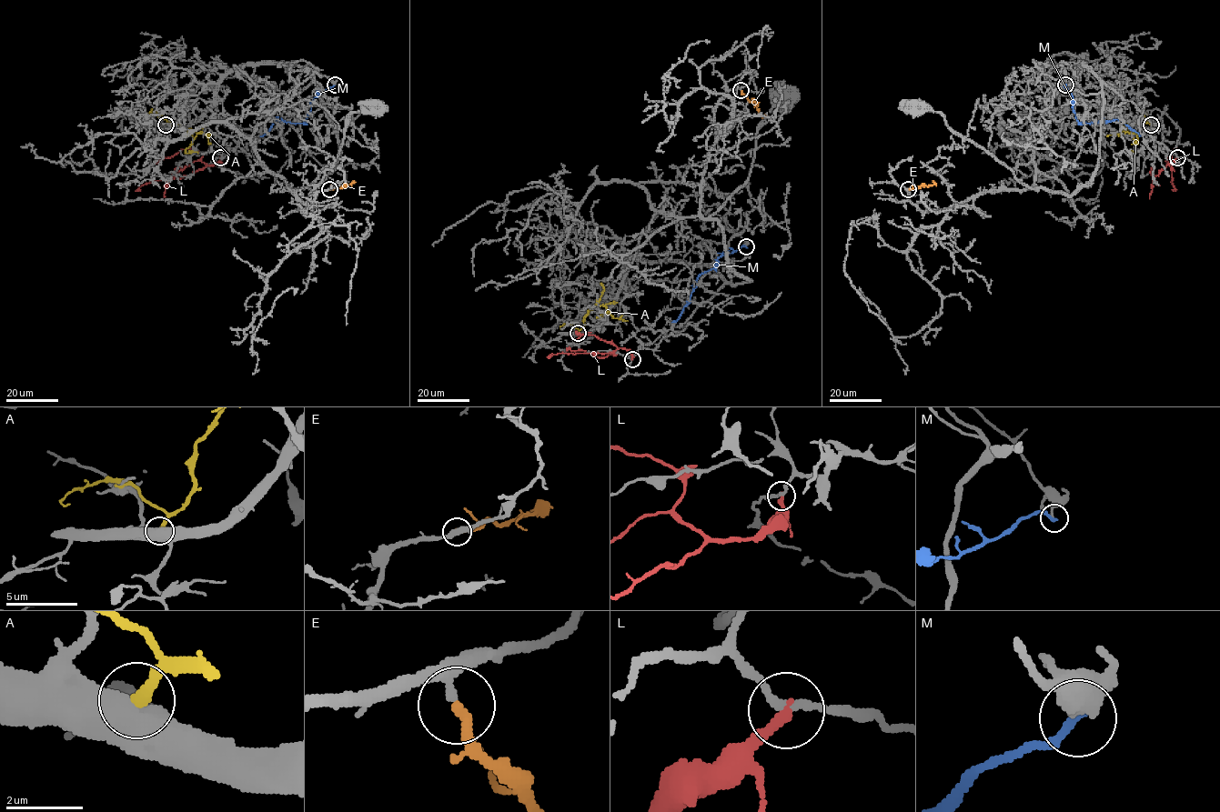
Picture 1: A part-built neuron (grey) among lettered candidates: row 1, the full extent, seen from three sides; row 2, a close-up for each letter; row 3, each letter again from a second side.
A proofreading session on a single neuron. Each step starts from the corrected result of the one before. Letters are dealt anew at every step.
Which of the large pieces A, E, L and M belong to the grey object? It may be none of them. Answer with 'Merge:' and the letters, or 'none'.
Merge: E

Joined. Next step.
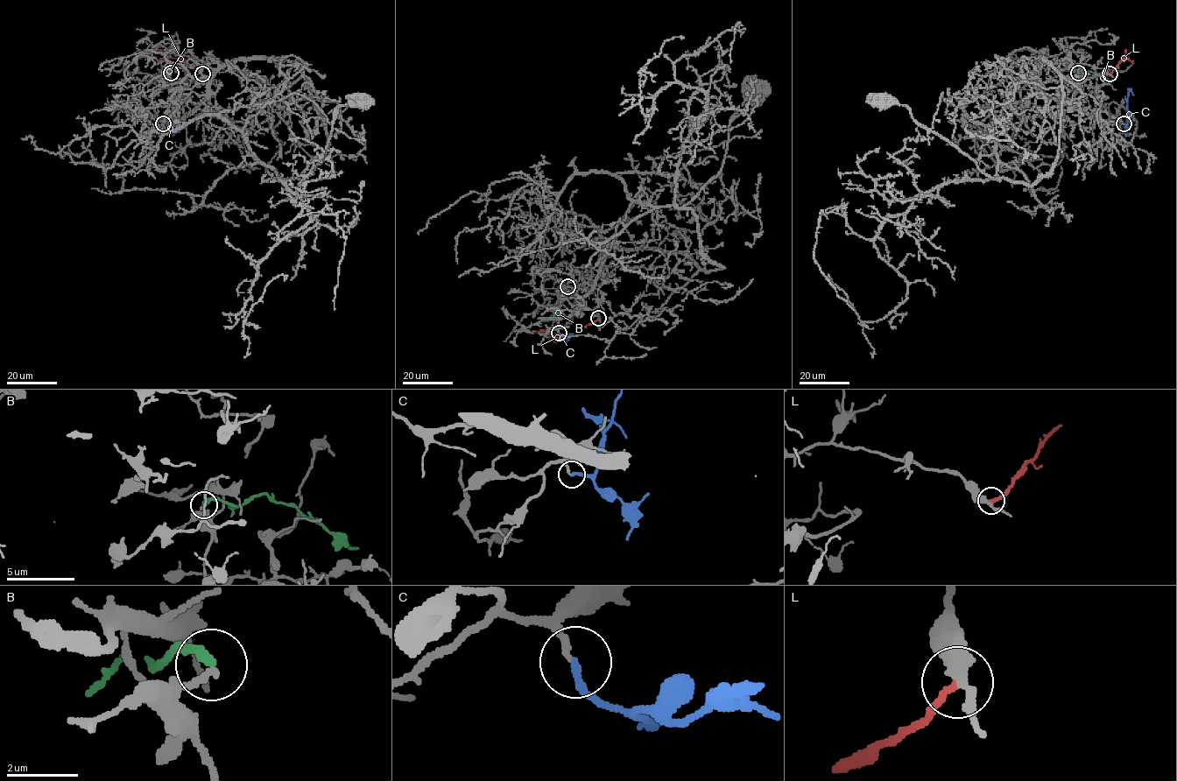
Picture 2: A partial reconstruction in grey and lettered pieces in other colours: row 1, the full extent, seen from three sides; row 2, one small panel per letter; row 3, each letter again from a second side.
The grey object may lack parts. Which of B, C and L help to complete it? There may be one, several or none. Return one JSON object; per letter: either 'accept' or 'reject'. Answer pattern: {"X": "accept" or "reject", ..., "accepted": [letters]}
{"B": "reject", "C": "accept", "L": "reject", "accepted": ["C"]}

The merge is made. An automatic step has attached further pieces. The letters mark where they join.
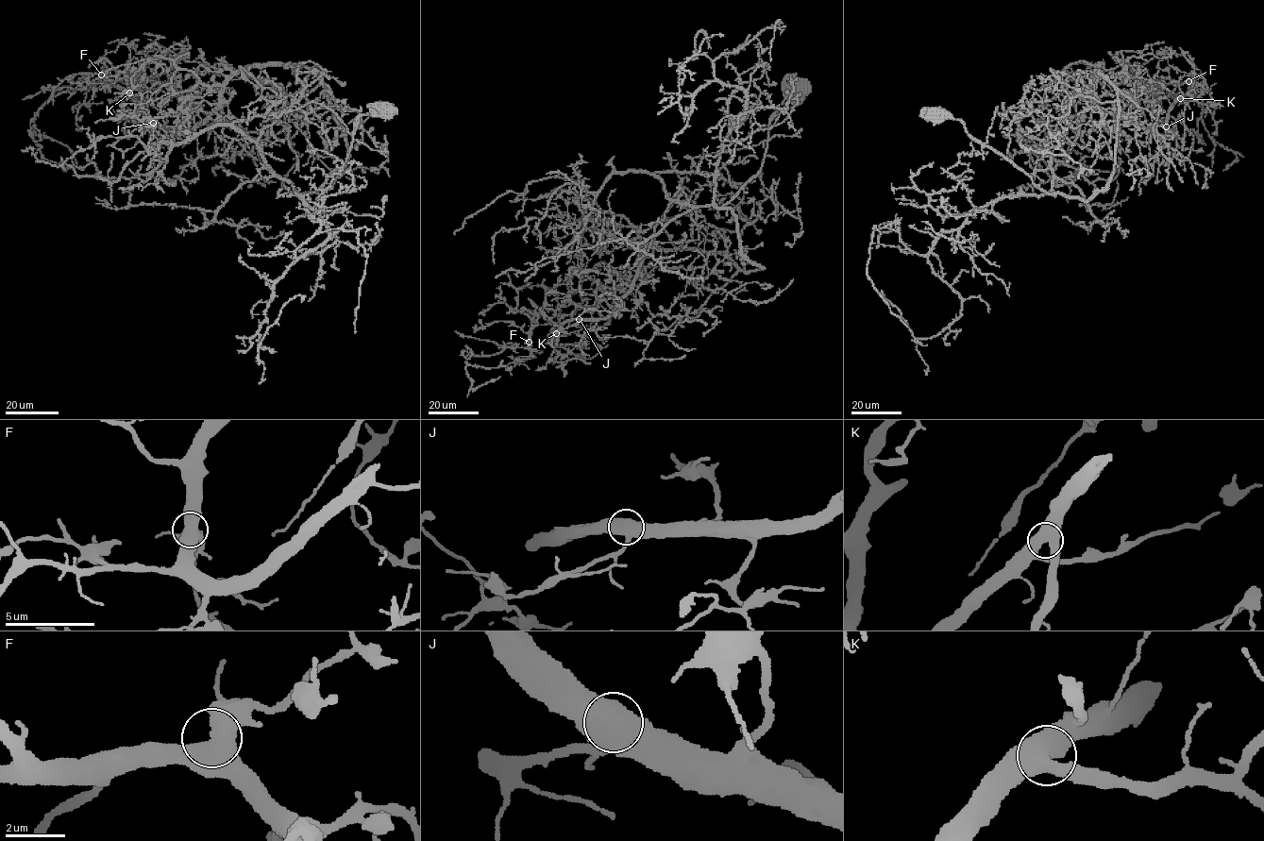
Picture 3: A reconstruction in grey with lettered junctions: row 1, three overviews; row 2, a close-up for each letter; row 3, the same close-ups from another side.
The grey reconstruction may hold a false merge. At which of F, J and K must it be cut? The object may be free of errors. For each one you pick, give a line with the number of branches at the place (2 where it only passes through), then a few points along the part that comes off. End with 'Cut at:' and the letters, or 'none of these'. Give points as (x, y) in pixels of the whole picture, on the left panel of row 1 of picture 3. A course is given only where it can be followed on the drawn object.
Cut at: none of these

